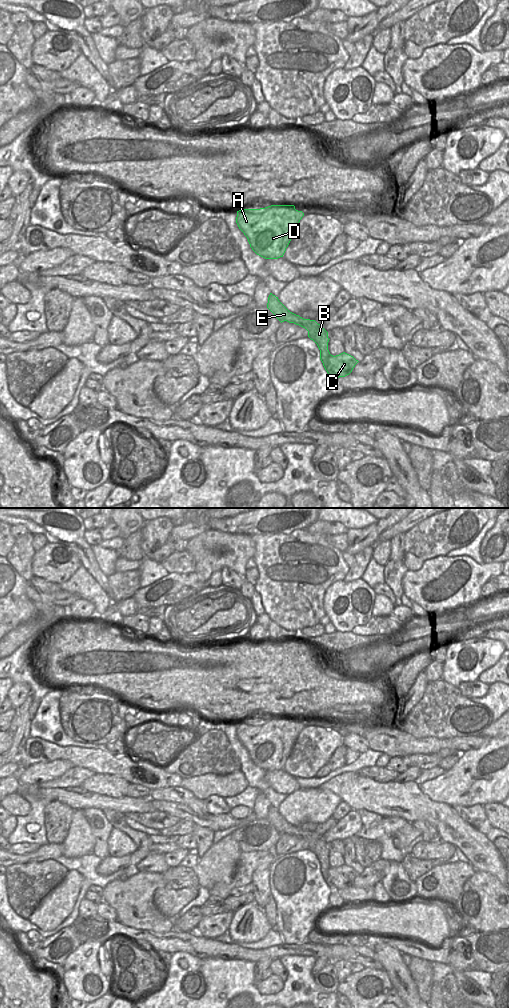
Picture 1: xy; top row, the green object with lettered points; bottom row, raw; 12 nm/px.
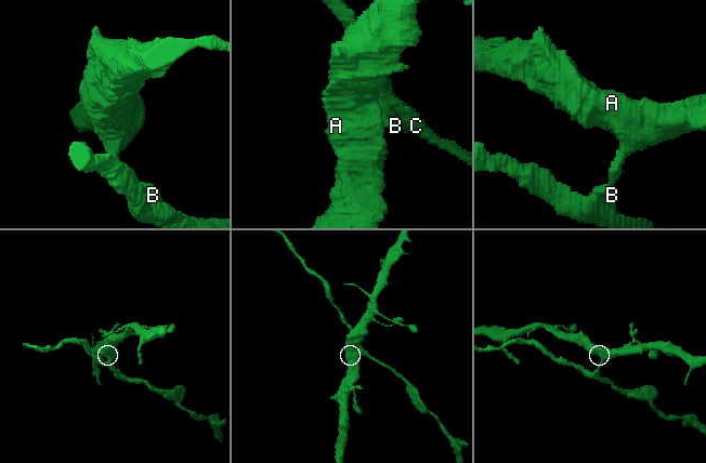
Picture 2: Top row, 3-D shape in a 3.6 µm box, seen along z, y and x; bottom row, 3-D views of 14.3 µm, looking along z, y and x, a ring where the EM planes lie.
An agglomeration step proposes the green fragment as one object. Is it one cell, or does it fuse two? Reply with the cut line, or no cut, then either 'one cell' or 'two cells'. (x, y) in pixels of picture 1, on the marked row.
cut in xy along (304, 319), (302, 322), (294, 323); two cells

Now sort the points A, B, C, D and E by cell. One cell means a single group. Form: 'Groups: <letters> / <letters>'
Groups: A D E / B C.

